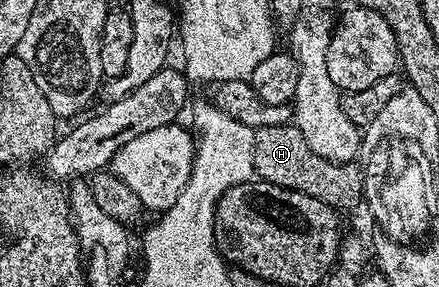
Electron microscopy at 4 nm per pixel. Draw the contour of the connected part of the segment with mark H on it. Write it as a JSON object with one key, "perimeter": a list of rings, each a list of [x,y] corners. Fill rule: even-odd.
{"perimeter":[[[294,124],[256,129],[253,164],[256,175],[262,181],[313,196],[332,206],[336,212],[354,211],[364,201],[362,169],[355,162],[330,162],[317,156],[309,144],[305,144],[305,136],[301,136]]]}

